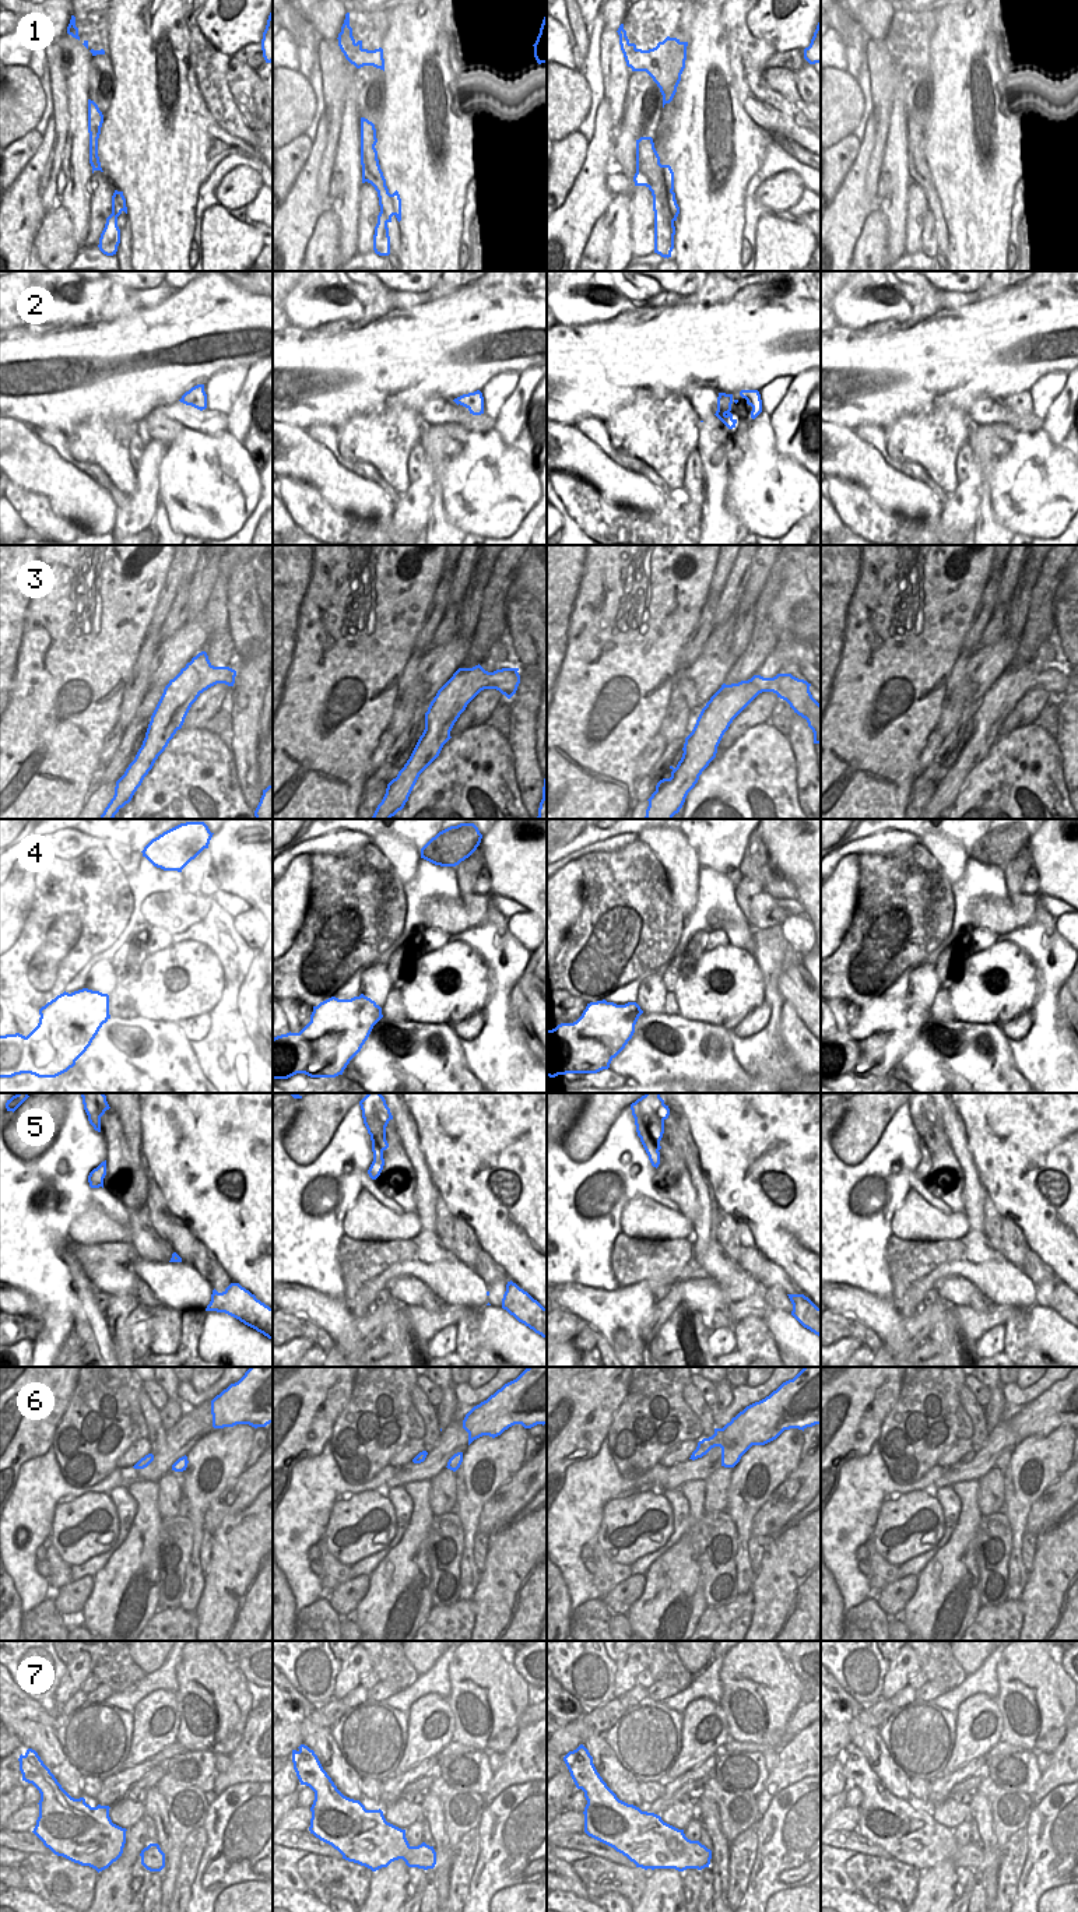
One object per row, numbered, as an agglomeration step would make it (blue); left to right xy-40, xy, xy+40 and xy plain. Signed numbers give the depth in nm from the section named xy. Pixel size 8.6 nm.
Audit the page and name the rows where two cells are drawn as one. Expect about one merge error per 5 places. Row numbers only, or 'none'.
1

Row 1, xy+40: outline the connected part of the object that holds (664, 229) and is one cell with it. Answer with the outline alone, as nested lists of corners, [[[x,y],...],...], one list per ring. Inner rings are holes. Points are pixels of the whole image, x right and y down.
[[[654,151],[659,166],[663,171],[664,184],[659,196],[659,204],[664,207],[664,212],[654,211],[654,253],[661,257],[671,257],[674,249],[674,212],[671,210],[670,193],[674,190],[674,172],[670,165],[661,165],[657,151]]]

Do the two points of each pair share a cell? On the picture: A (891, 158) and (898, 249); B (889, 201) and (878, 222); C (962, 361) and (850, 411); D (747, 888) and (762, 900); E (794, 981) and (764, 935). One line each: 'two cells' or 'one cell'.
A: one cell
B: two cells
C: one cell
D: two cells
E: one cell

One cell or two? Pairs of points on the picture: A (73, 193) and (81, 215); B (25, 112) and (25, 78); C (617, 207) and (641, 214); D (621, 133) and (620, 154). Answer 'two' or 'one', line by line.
A: one
B: one
C: two
D: one

